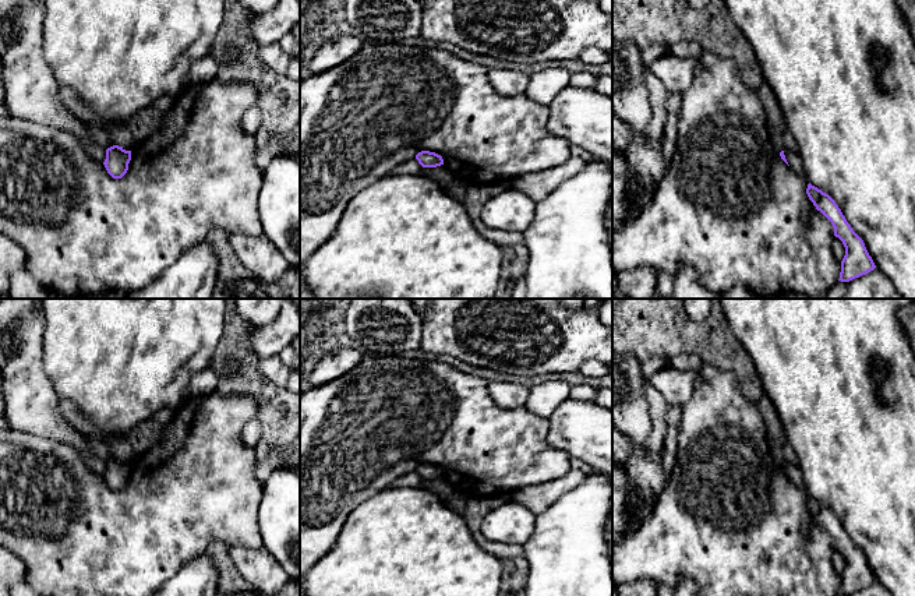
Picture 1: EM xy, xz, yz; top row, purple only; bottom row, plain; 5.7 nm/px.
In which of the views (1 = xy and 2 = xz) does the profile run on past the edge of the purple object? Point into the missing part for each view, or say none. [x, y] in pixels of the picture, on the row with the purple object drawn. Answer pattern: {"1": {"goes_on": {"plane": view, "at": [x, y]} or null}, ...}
{"1": {"goes_on": null}, "2": {"goes_on": null}}

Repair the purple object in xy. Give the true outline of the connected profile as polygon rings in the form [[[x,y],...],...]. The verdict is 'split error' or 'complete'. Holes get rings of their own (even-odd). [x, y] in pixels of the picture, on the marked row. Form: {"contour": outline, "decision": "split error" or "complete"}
{"contour": [[[113,145],[106,149],[106,159],[103,165],[113,179],[121,179],[128,170],[130,161],[131,151],[126,151],[123,147]]], "decision": "complete"}

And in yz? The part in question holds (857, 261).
{"contour": [[[810,183],[808,184],[806,194],[816,209],[831,222],[834,236],[838,237],[845,247],[838,281],[849,282],[873,271],[876,265],[869,255],[863,240],[854,232],[835,201]]], "decision": "complete"}

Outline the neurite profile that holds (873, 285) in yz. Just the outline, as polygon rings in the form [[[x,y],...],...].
[[[877,268],[847,282],[841,299],[902,299],[891,281]]]

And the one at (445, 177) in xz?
[[[444,165],[437,166],[437,167],[423,167],[421,172],[423,176],[427,176],[432,180],[437,180],[438,184],[444,188],[448,190],[451,186],[456,183],[462,183],[460,179],[458,179],[449,169],[446,169]]]

